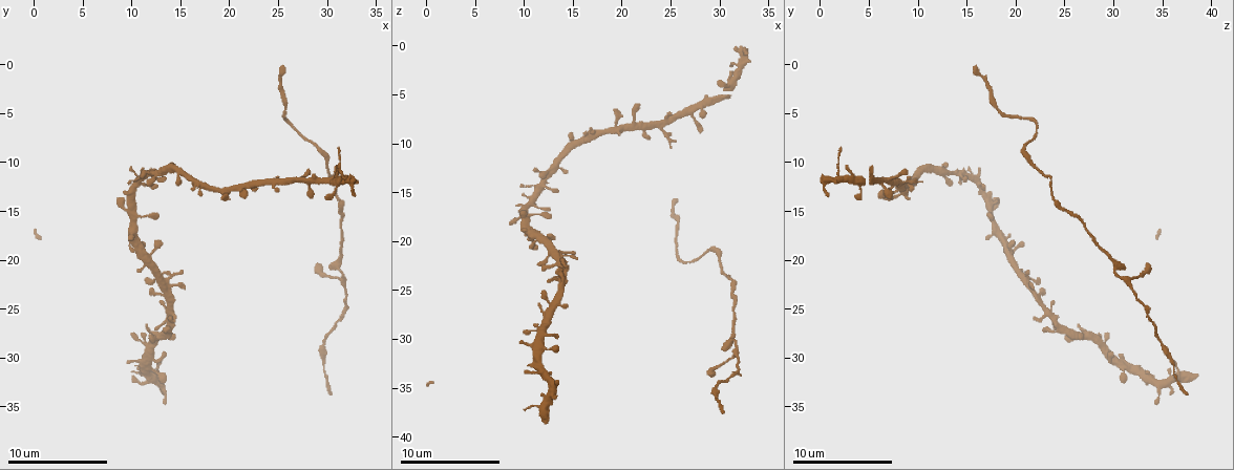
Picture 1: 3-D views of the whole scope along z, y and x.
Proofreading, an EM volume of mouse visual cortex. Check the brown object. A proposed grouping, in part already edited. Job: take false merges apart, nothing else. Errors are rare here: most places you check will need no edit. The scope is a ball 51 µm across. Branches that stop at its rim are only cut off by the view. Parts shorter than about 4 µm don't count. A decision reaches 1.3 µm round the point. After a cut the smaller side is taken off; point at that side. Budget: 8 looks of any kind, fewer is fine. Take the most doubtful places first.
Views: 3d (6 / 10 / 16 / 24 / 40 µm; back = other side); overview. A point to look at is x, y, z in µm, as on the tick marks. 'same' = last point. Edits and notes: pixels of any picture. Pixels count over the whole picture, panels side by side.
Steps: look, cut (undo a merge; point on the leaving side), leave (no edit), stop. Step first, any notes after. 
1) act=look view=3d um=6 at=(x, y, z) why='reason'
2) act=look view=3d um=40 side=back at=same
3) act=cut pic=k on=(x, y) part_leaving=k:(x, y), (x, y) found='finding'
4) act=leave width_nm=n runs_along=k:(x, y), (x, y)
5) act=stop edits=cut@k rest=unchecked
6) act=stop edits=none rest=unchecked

act=look view=3d um=6 at=(31.4, 21.4, 30.4) why='narrows sharply'

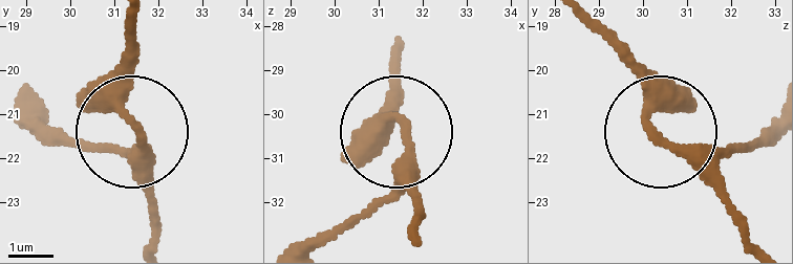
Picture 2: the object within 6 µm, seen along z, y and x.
act=look view=3d um=6 side=back at=(31.60, 21.50, 30.30)

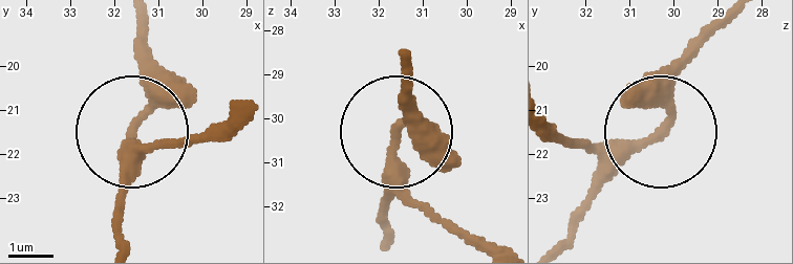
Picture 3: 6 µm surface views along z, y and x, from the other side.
act=leave runs_along=3:(727, 25), (681, 70), (659, 126), (573, 213) found='all the same cell'

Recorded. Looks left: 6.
act=look view=3d um=16 at=(11.8, 29.0, 29.0) why='four or more arms meet'

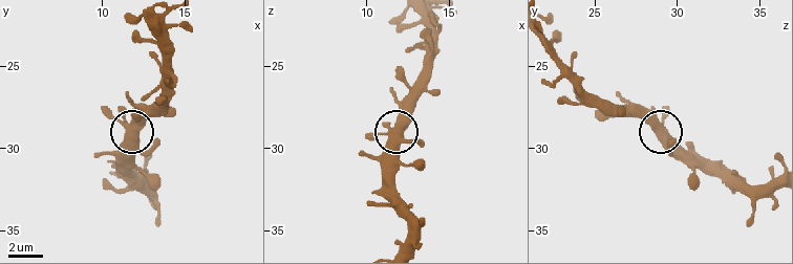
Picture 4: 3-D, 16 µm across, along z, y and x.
act=leave arms=4 found='one cell here'

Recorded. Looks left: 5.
act=look view=3d um=10 at=(22.0, 12.0, 8.0) why='three-way junction'

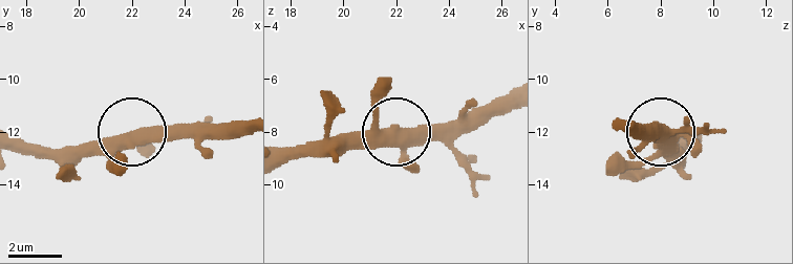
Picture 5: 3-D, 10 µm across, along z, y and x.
act=leave arms=3 runs_along=5:(400, 145), (407, 133), (465, 133) found='all the same cell'

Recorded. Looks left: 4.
act=look view=3d um=6 at=(31.0, 13.8, 23.6) why='sudden change in width'

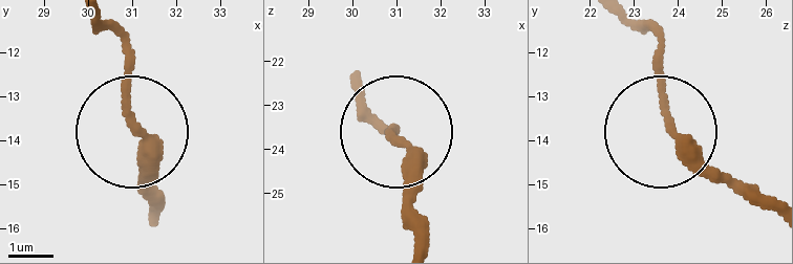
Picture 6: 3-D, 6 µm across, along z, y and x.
act=leave found='one cell here'

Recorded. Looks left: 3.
act=stop edits=none rest=unchecked

